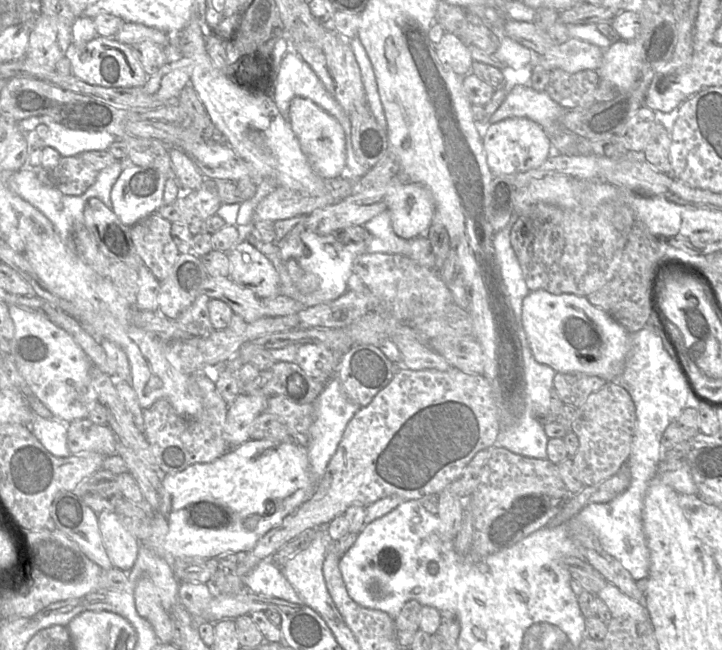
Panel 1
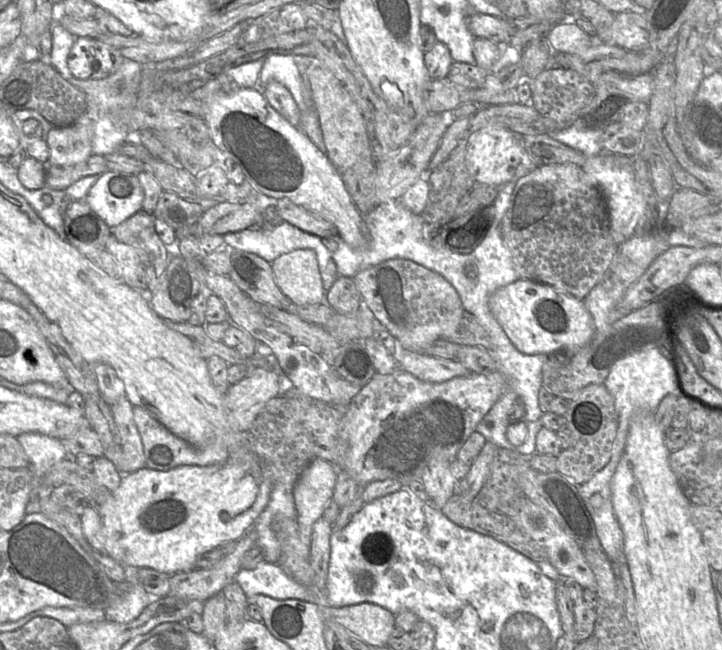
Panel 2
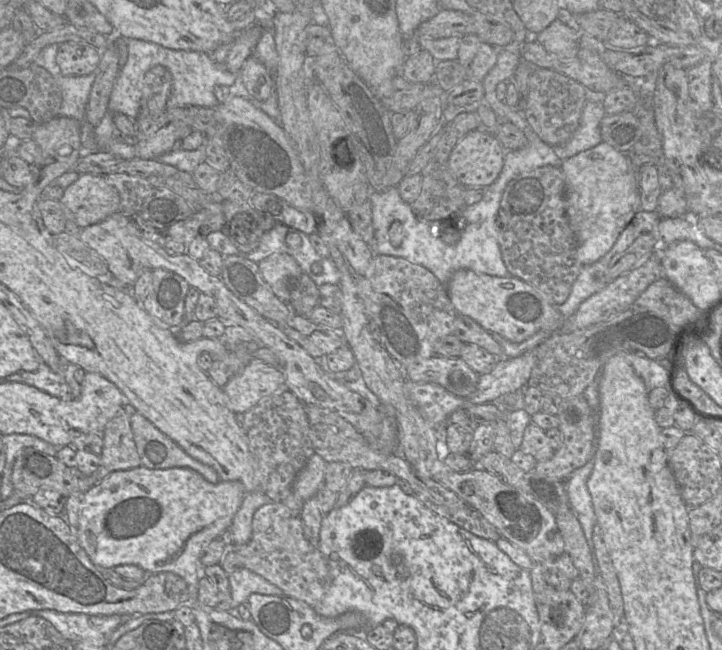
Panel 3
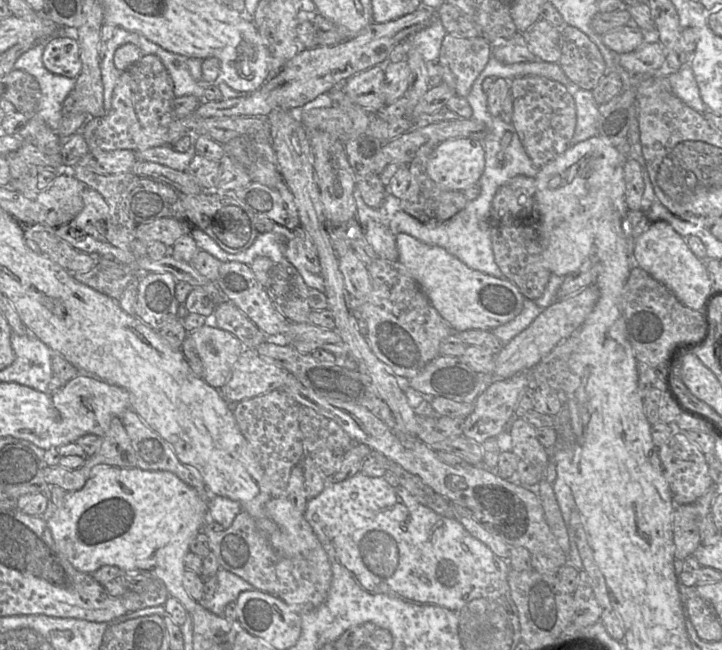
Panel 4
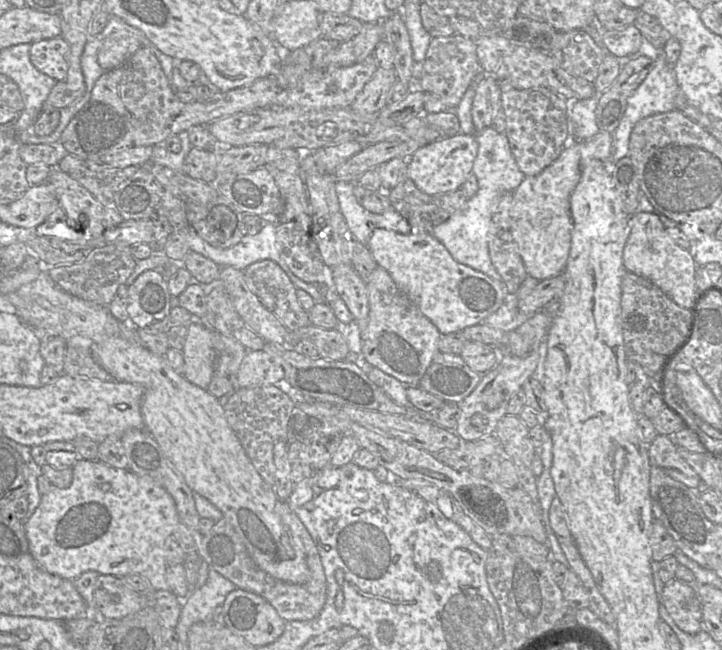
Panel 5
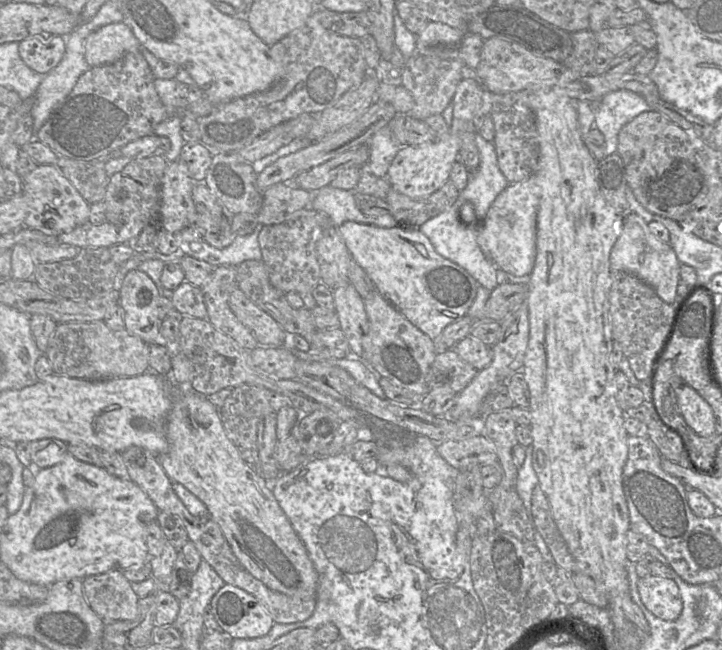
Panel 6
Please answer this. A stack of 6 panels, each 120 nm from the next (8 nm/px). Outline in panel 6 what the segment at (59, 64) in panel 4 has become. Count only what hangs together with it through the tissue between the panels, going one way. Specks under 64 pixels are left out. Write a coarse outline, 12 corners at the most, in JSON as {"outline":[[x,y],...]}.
{"outline":[[34,36],[18,43],[19,55],[42,75],[66,51],[66,37]]}

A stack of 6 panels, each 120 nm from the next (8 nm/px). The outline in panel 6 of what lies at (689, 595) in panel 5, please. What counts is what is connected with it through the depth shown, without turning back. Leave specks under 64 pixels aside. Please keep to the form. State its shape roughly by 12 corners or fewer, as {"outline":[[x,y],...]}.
{"outline":[[647,575],[637,590],[646,609],[671,621],[683,602],[673,579]]}

